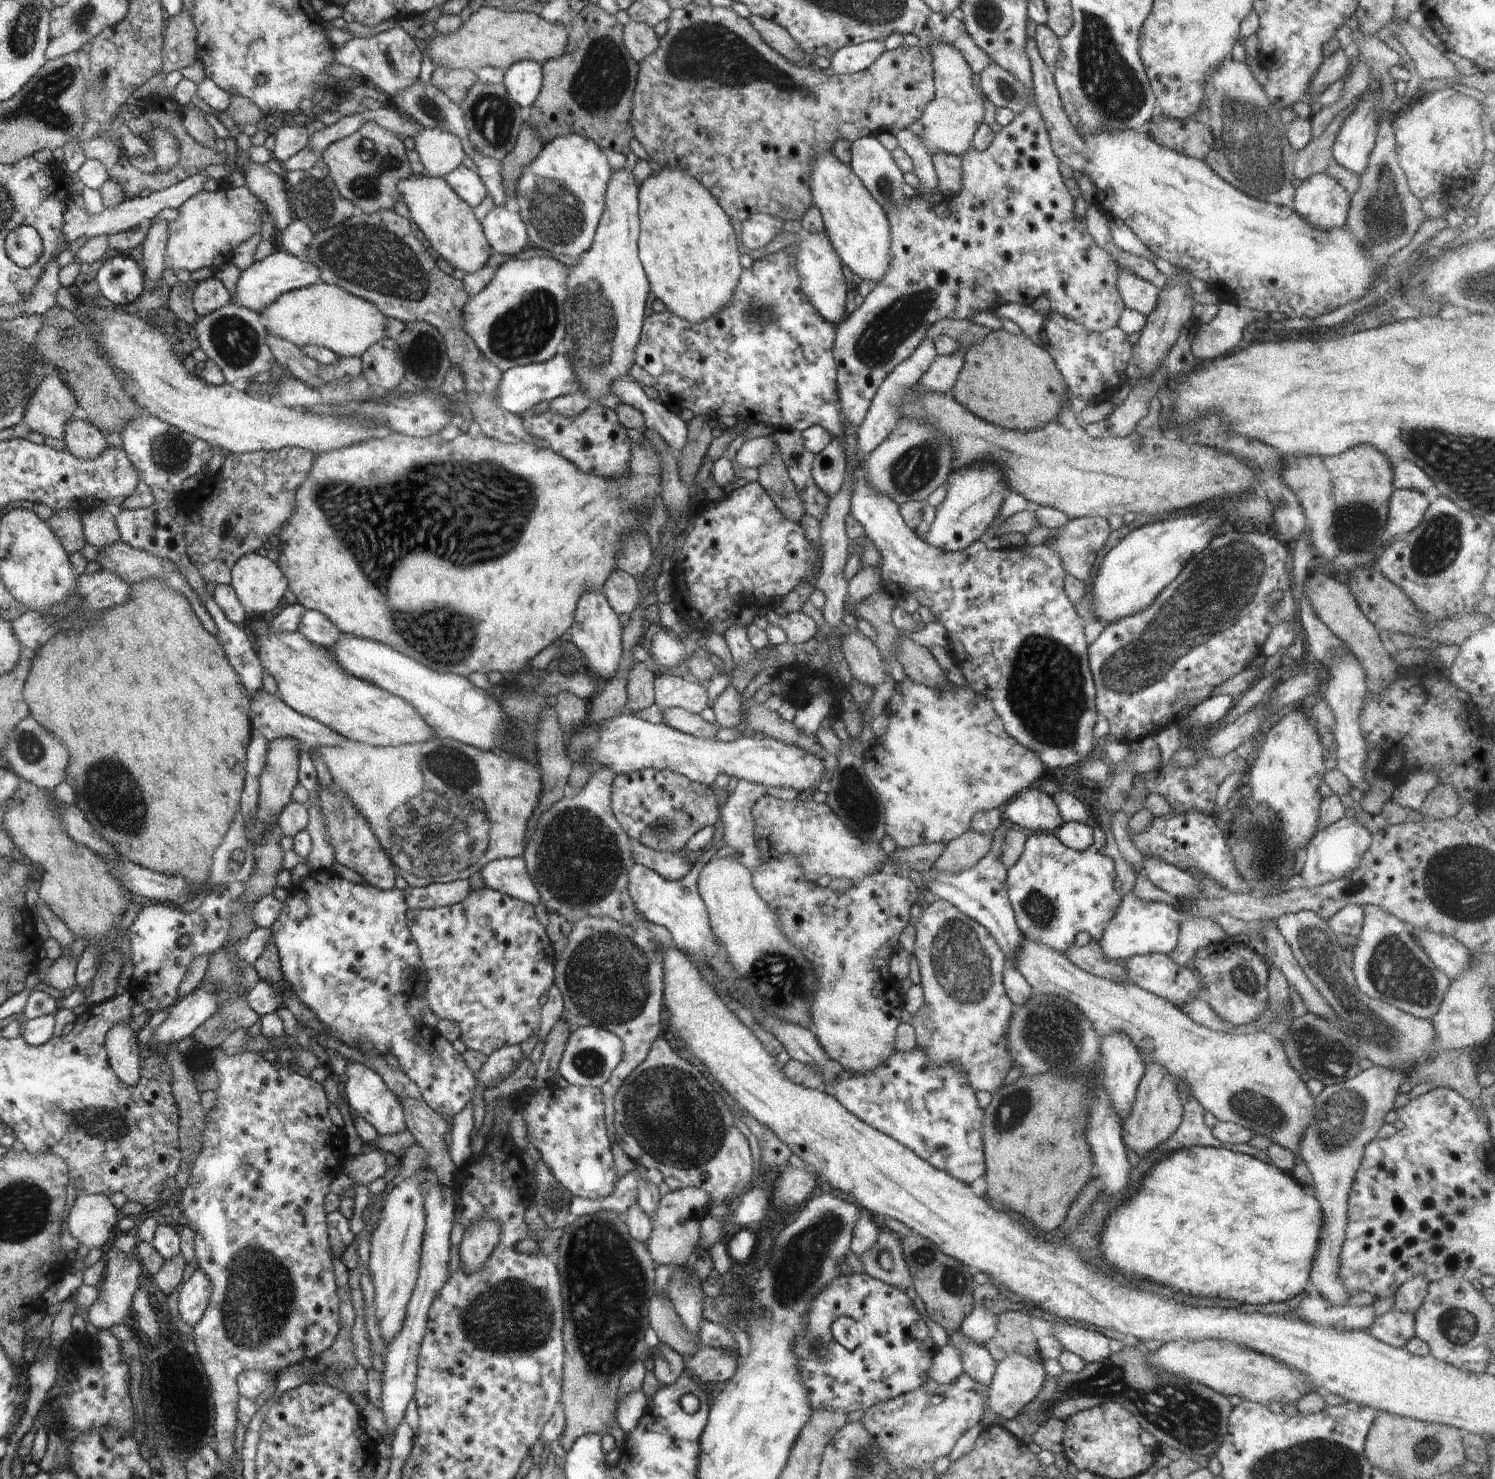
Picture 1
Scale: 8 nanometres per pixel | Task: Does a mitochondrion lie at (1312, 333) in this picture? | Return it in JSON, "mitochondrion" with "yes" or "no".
{"mitochondrion":"no"}

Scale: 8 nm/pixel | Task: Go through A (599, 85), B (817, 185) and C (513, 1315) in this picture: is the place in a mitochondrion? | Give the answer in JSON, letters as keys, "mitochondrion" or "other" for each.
{"A":"mitochondrion","B":"other","C":"mitochondrion"}

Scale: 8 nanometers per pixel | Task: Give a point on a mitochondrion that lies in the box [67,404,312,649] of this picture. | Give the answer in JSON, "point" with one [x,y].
{"point":[170,453]}

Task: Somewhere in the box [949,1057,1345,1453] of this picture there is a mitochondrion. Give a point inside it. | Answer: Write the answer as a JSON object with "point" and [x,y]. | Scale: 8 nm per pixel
{"point":[1183,1412]}

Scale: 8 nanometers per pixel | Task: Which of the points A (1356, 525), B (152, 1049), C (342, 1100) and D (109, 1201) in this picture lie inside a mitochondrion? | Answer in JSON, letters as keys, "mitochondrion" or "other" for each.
{"A":"mitochondrion","B":"other","C":"other","D":"other"}

